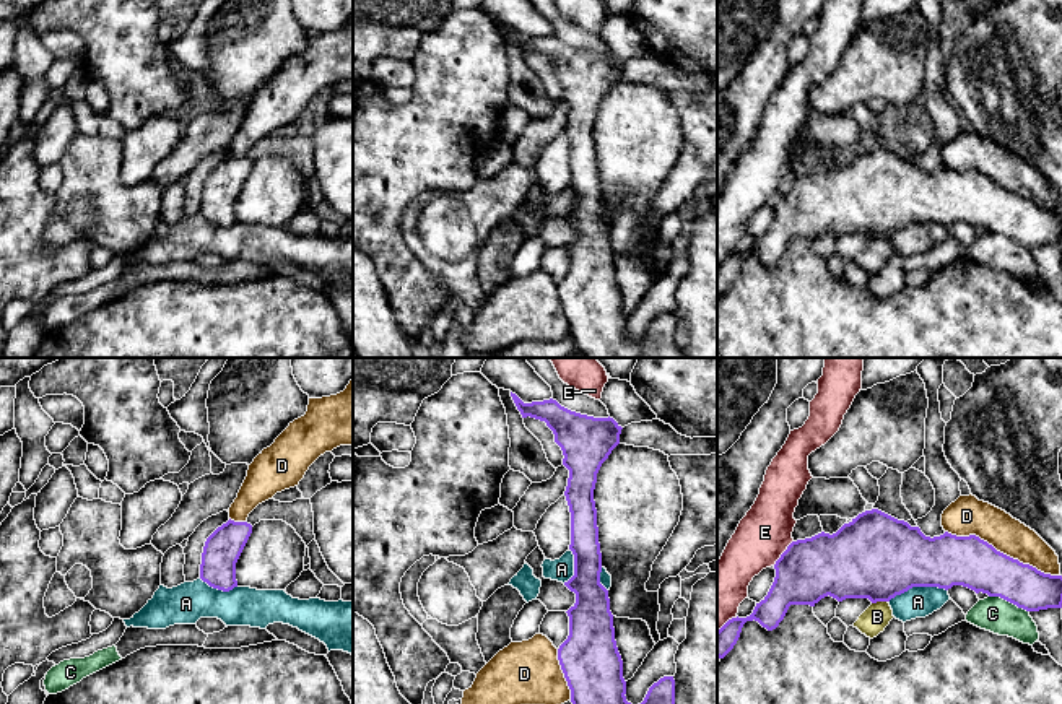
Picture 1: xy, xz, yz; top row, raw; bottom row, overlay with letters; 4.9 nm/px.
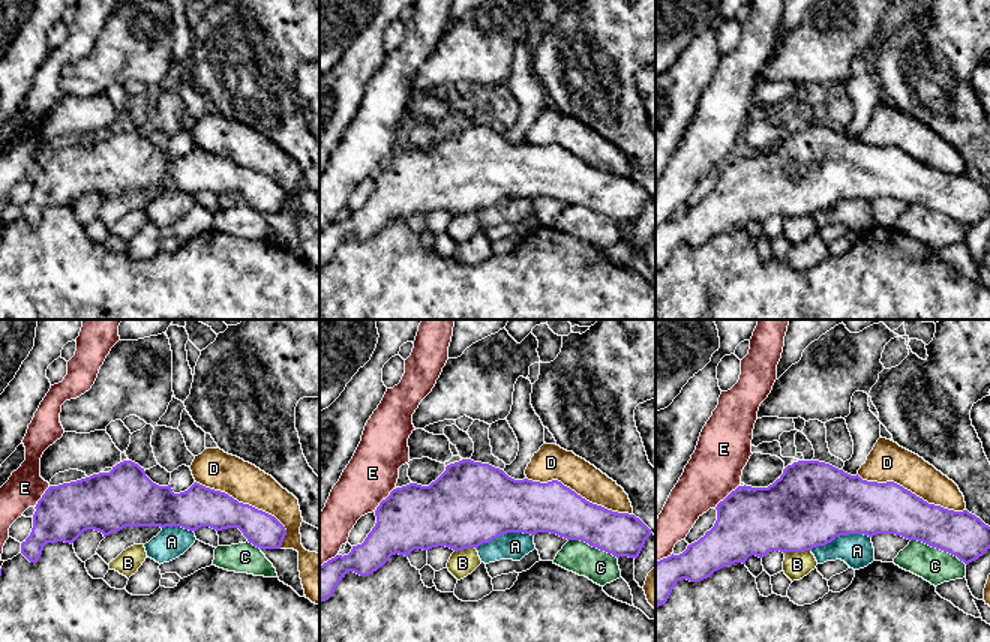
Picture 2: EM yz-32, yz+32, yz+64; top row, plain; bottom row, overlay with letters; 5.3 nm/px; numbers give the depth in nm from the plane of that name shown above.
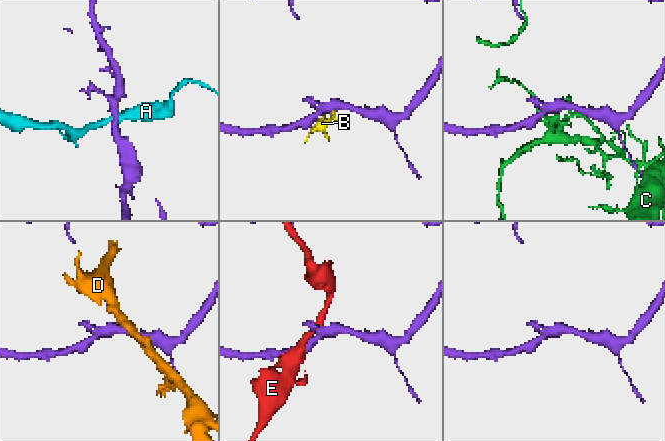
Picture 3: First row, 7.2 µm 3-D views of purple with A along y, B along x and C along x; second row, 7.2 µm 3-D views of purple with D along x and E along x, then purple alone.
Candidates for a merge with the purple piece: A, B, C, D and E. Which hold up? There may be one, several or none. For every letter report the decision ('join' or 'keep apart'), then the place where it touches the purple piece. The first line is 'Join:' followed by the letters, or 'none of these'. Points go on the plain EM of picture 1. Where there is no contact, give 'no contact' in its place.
Join: none of these
A: keep apart | yz (918, 221)
B: keep apart | yz (879, 236)
C: keep apart | yz (1009, 236)
D: keep apart | yz (1002, 189)
E: keep apart | yz (783, 189)

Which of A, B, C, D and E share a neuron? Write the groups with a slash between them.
A / B / C / D / E

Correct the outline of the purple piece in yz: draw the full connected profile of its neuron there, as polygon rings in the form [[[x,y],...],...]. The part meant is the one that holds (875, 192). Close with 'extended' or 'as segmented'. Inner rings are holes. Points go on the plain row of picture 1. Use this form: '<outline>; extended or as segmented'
[[[878,145],[865,146],[844,159],[836,169],[818,169],[792,177],[774,200],[776,213],[768,231],[746,254],[732,254],[717,267],[717,293],[724,294],[737,280],[746,257],[758,257],[773,267],[784,255],[790,241],[815,242],[821,234],[868,234],[872,239],[890,237],[912,223],[951,224],[963,221],[976,229],[1000,232],[1026,247],[1062,244],[1062,211],[1051,211],[1013,195],[976,171],[956,172],[945,167],[925,172]]]; as segmented

